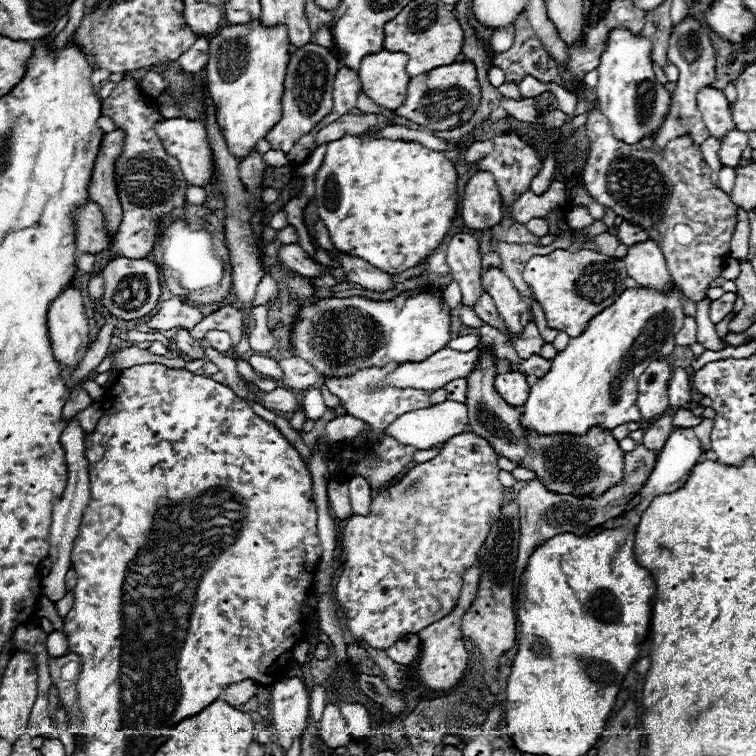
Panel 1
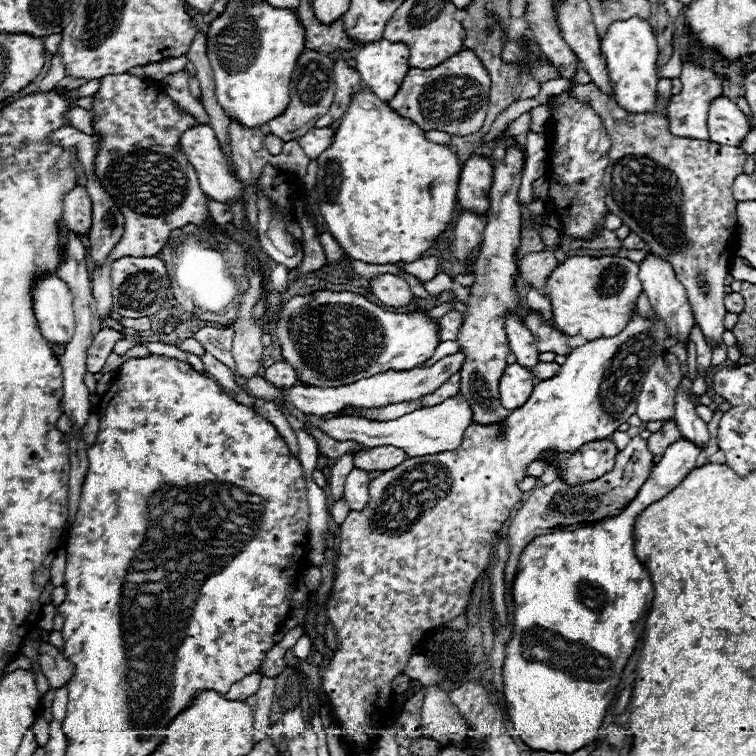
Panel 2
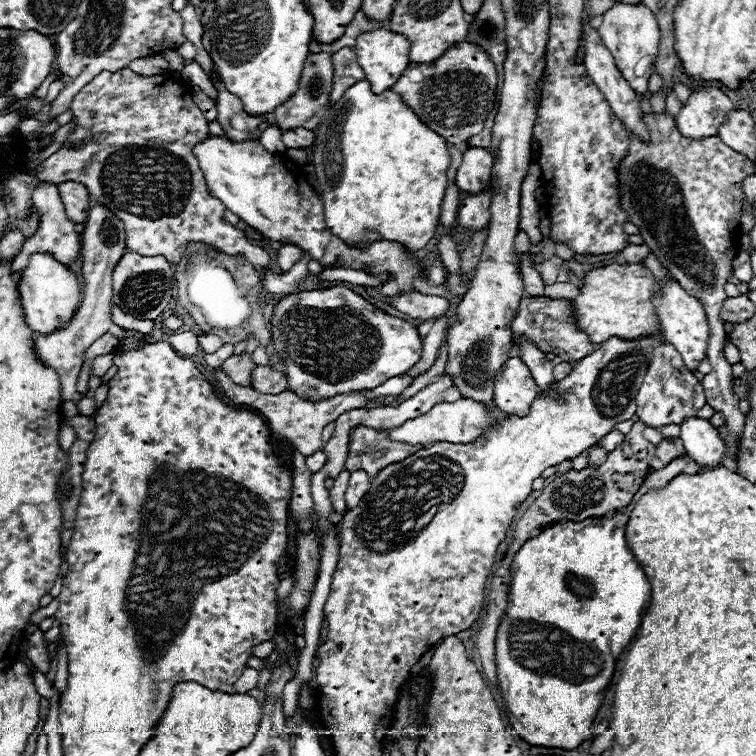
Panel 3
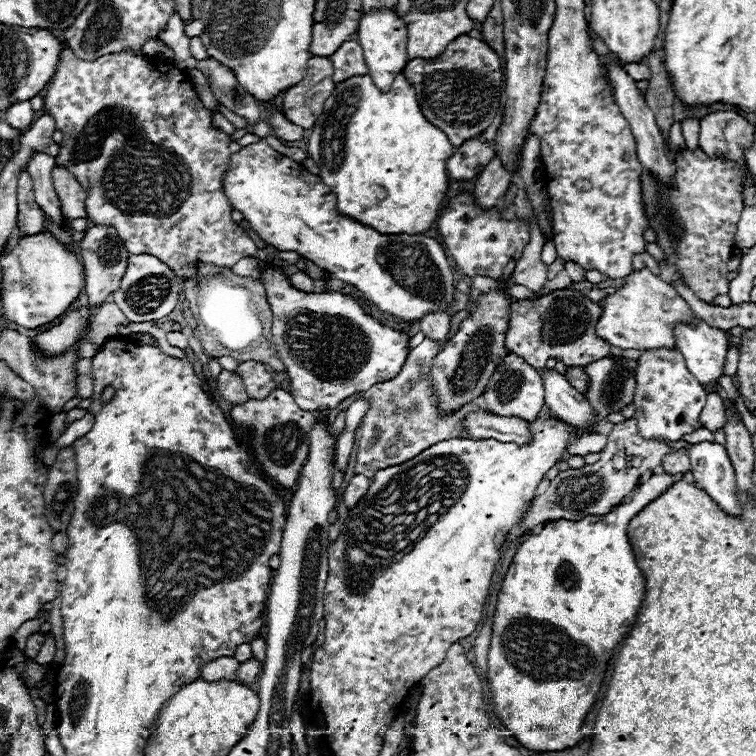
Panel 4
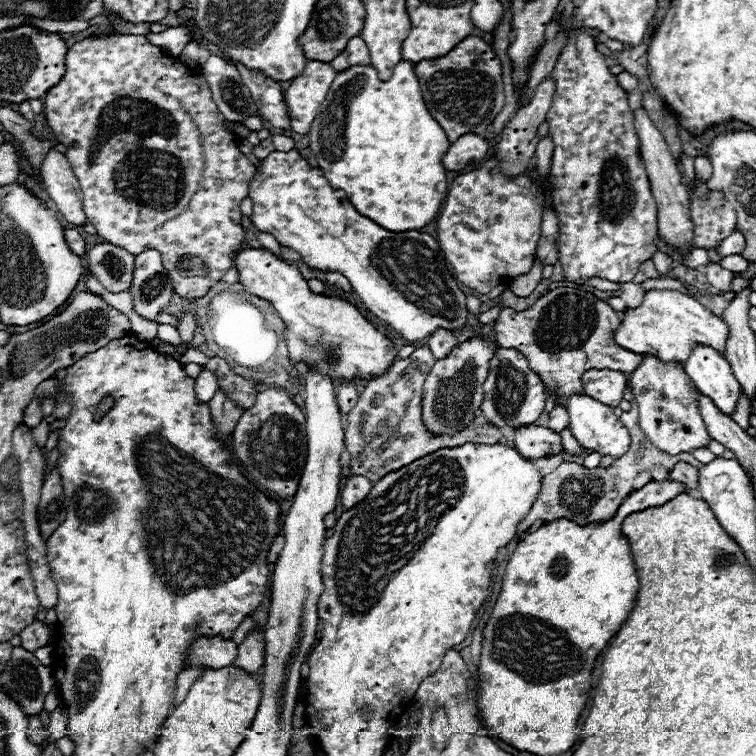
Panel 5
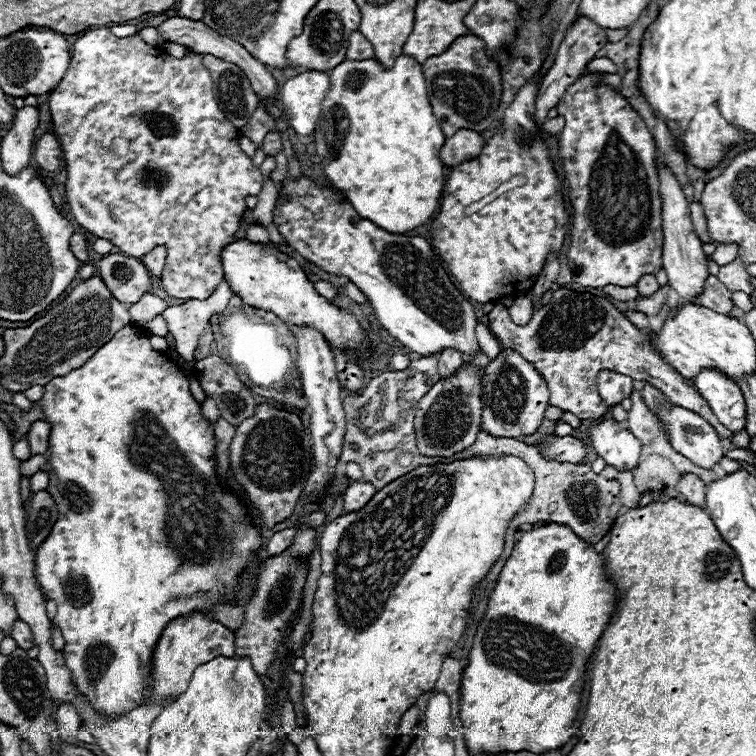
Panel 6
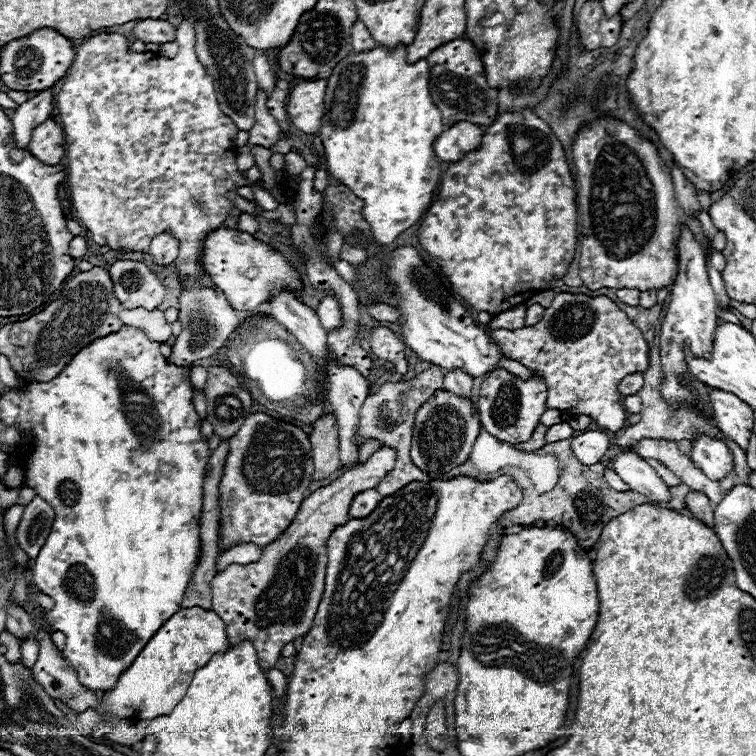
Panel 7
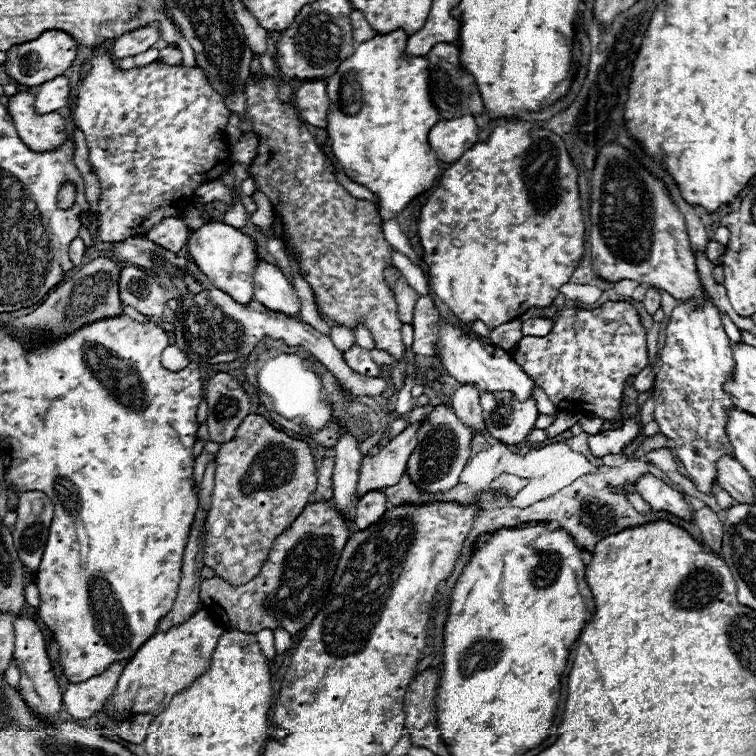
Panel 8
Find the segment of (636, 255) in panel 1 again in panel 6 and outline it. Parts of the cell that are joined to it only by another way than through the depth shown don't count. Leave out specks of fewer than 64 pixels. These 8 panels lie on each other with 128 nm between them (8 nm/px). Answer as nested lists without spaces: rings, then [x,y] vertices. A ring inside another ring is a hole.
[[[702,370],[694,384],[704,400],[710,404],[718,422],[724,424],[732,432],[740,432],[746,426],[746,404],[742,390],[734,380],[724,376],[718,370]]]

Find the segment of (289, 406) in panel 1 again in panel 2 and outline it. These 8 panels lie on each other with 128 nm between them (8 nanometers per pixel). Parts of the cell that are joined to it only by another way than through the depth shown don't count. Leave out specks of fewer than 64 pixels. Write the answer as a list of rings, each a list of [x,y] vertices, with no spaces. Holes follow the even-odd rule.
[[[458,392],[456,396],[428,408],[414,410],[410,414],[404,414],[396,420],[388,422],[368,422],[364,418],[352,418],[352,416],[340,416],[332,420],[322,420],[318,416],[306,416],[310,424],[320,426],[328,436],[336,440],[356,440],[364,446],[376,448],[376,446],[396,446],[402,448],[408,456],[426,456],[426,454],[438,454],[444,450],[454,450],[460,446],[466,428],[472,424],[472,408],[464,400],[464,396]]]

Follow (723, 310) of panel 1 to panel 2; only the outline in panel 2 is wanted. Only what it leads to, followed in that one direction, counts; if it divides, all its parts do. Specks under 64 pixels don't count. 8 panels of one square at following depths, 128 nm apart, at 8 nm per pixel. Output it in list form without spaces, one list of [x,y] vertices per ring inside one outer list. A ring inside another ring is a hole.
[[[732,292],[732,294],[726,294],[724,298],[724,306],[728,312],[734,312],[734,314],[740,314],[744,310],[744,298],[738,294],[738,292]]]

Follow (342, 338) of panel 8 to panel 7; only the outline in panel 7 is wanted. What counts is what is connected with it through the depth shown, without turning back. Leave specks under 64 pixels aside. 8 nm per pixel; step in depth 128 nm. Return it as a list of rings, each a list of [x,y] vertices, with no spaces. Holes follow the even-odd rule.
[[[326,296],[322,302],[320,302],[320,308],[316,310],[316,314],[320,316],[320,322],[322,322],[322,328],[330,334],[332,330],[340,328],[342,326],[342,316],[340,316],[340,306],[338,306],[338,300],[334,296]]]

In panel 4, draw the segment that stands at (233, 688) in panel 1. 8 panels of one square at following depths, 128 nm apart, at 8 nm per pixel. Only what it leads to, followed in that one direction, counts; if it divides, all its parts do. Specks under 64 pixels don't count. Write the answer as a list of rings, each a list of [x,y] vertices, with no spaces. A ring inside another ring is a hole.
[[[252,656],[252,658],[248,658],[246,662],[240,662],[240,668],[238,668],[238,672],[236,672],[236,676],[238,676],[238,680],[242,682],[242,684],[250,684],[250,682],[254,682],[258,676],[260,676],[260,662]]]

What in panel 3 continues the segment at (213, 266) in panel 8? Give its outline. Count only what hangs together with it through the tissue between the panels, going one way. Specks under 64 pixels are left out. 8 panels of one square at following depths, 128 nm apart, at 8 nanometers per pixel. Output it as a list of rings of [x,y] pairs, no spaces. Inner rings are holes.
[[[334,286],[326,290],[312,290],[312,292],[294,292],[282,296],[274,306],[272,314],[272,346],[280,354],[286,376],[290,384],[290,392],[298,394],[306,400],[326,400],[330,396],[338,396],[342,392],[358,392],[362,388],[372,390],[386,380],[408,372],[422,354],[422,338],[414,324],[406,320],[398,320],[380,312],[376,306],[360,298],[356,292]]]

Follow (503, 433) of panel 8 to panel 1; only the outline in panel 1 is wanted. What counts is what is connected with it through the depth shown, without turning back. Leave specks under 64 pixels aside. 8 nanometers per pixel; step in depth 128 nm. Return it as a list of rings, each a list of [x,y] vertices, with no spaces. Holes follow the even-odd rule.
[[[520,372],[498,374],[494,380],[494,388],[510,406],[522,406],[528,398],[528,392],[530,392],[528,378]]]

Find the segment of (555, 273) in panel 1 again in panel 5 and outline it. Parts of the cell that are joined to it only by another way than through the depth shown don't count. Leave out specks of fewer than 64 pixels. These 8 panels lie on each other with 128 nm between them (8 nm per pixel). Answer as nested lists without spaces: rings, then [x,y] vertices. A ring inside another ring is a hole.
[[[648,290],[644,302],[636,310],[628,310],[624,320],[614,336],[616,344],[636,352],[636,354],[654,354],[662,362],[682,362],[686,364],[692,344],[712,346],[722,356],[726,354],[726,340],[728,340],[728,326],[726,322],[704,308],[692,296],[684,296],[676,290]]]

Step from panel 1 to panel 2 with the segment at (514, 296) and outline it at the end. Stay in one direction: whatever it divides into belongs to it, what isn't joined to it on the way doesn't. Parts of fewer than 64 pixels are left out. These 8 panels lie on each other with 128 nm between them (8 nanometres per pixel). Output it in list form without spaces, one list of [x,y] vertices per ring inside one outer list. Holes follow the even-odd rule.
[[[516,312],[506,316],[506,334],[510,340],[510,350],[516,356],[516,362],[532,370],[538,364],[540,352],[534,346],[534,338],[530,330],[520,322],[520,316]]]

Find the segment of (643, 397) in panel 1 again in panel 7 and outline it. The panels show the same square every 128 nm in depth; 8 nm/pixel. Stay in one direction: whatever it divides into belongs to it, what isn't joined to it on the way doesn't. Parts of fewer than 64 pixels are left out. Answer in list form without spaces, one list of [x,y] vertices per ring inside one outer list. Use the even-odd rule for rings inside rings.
[[[704,434],[694,442],[690,458],[710,480],[722,480],[734,468],[734,456],[730,448],[722,440],[714,440]]]

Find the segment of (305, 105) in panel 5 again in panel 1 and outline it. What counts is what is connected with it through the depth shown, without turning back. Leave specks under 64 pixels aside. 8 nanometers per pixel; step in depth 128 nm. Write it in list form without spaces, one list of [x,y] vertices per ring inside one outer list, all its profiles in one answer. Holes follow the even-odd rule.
[[[310,42],[292,52],[288,74],[286,74],[286,84],[284,84],[284,96],[282,96],[284,114],[282,114],[282,120],[274,124],[266,134],[272,150],[288,152],[300,136],[310,132],[326,114],[332,112],[332,106],[334,106],[332,84],[334,84],[334,76],[338,68],[340,64],[336,62],[336,58],[330,56],[328,50],[318,44]]]

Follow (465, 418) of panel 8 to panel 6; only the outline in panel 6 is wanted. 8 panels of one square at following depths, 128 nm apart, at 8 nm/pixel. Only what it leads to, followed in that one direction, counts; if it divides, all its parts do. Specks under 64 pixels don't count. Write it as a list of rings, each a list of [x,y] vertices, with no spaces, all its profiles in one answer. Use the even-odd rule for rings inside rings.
[[[444,350],[438,354],[438,372],[442,378],[450,378],[454,372],[458,372],[464,364],[464,356],[456,350]]]

